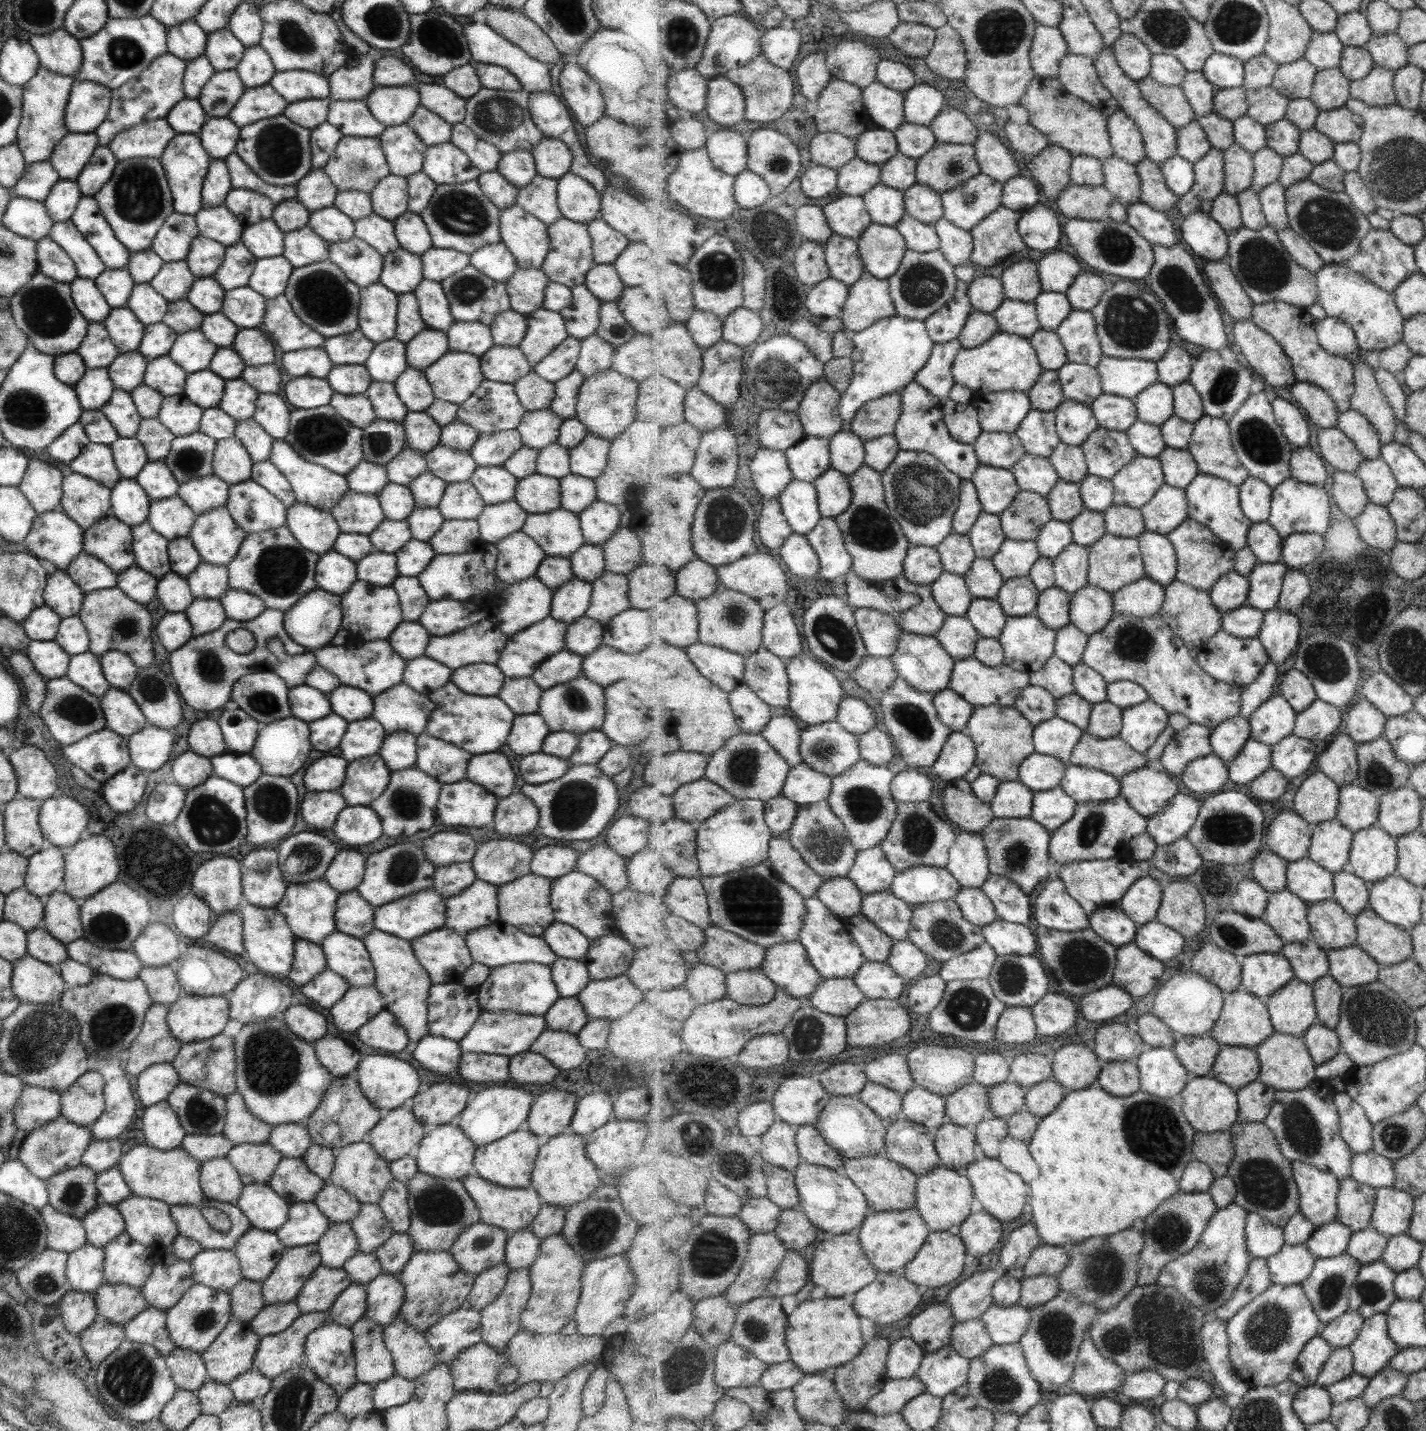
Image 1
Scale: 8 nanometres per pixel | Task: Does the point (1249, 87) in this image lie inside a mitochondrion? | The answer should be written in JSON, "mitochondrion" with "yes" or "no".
{"mitochondrion":"no"}

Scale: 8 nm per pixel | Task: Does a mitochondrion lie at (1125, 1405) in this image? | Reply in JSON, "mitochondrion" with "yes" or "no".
{"mitochondrion":"no"}

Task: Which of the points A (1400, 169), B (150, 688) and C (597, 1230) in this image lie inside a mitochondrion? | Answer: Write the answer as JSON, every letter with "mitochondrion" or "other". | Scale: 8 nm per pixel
{"A":"mitochondrion","B":"mitochondrion","C":"mitochondrion"}

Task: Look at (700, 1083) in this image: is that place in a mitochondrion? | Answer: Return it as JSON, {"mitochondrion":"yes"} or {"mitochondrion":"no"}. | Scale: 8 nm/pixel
{"mitochondrion":"no"}

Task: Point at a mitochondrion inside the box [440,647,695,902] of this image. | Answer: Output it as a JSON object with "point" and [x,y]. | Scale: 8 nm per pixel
{"point":[571,805]}

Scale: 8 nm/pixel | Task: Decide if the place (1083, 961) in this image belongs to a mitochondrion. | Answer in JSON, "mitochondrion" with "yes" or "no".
{"mitochondrion":"yes"}

